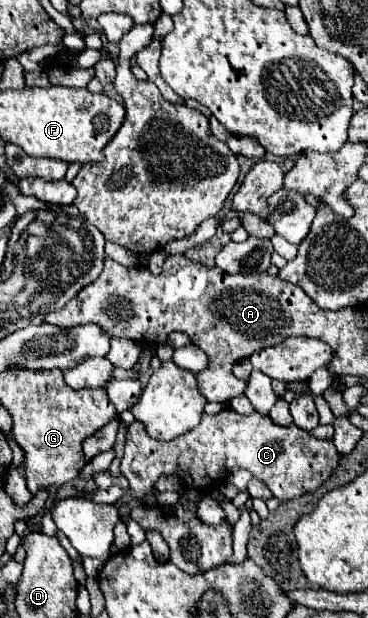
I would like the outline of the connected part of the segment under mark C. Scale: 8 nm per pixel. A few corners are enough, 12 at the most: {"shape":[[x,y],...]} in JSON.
{"shape":[[258,412],[204,414],[172,442],[128,426],[120,466],[138,500],[160,476],[208,496],[234,468],[284,502],[316,490],[332,440]]}

